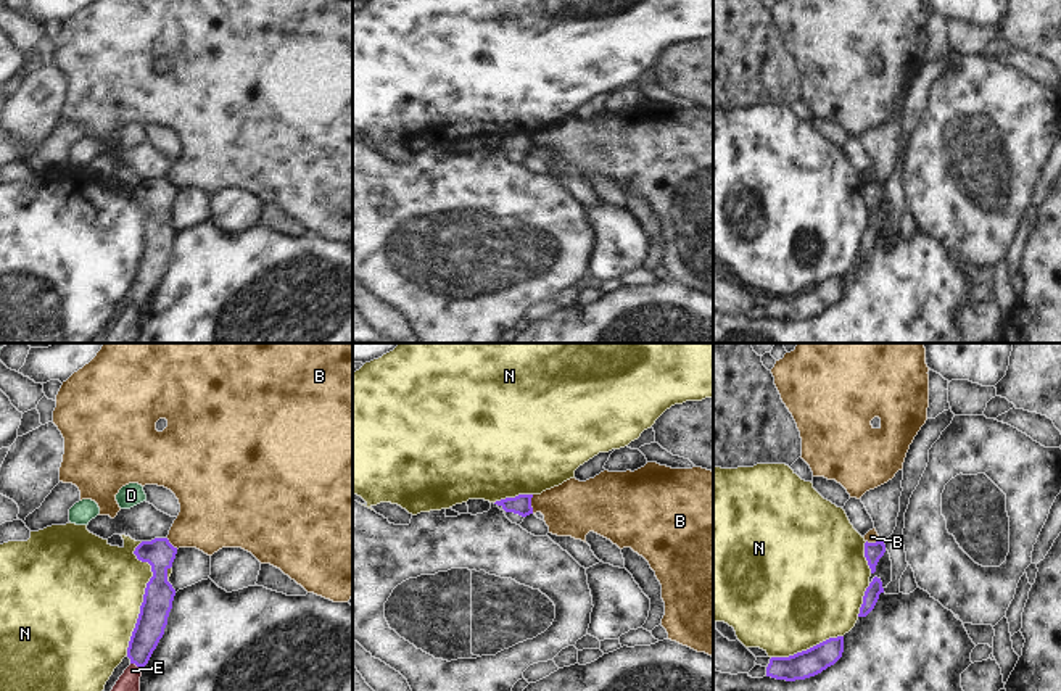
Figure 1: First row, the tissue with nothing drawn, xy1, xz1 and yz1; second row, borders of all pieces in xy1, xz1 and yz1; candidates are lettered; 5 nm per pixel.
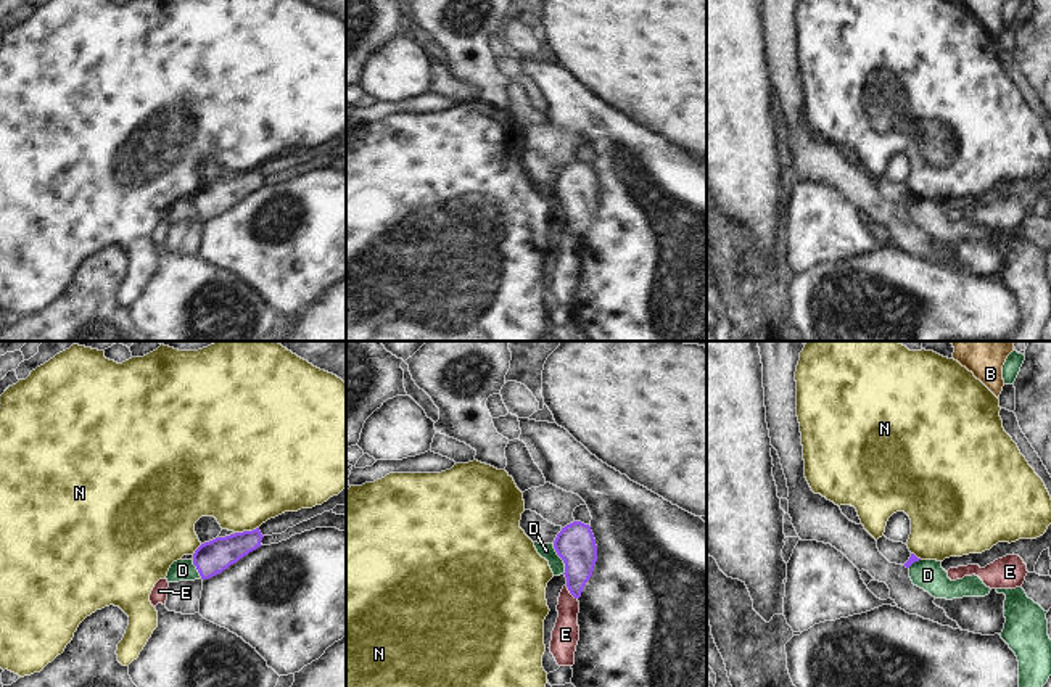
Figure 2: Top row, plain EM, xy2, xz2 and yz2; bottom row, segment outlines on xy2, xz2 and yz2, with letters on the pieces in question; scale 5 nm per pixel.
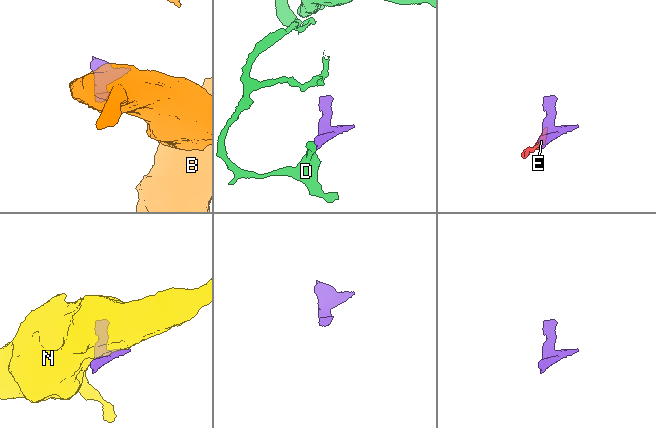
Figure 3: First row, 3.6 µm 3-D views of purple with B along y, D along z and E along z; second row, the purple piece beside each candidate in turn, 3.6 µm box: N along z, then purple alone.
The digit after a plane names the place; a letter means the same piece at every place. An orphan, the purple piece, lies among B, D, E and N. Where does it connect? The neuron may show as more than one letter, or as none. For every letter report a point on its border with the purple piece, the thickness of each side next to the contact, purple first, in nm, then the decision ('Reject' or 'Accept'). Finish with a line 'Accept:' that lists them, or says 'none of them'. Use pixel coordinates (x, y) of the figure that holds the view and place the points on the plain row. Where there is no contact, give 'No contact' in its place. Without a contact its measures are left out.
B: Touches purple at xz1 (530, 144). Thickness 100 nm (purple) against 280 nm. Reject
D: Touches purple at xz2 (560, 197). Thickness 200 nm (purple) against 80 nm. Reject
E: Touches purple at xz2 (570, 232). Thickness 200 nm (purple) against 140 nm. Reject
N: Touches purple at xy1 (144, 235). Thickness 150 nm (purple) against 480 nm. Reject
Accept: none of them.

